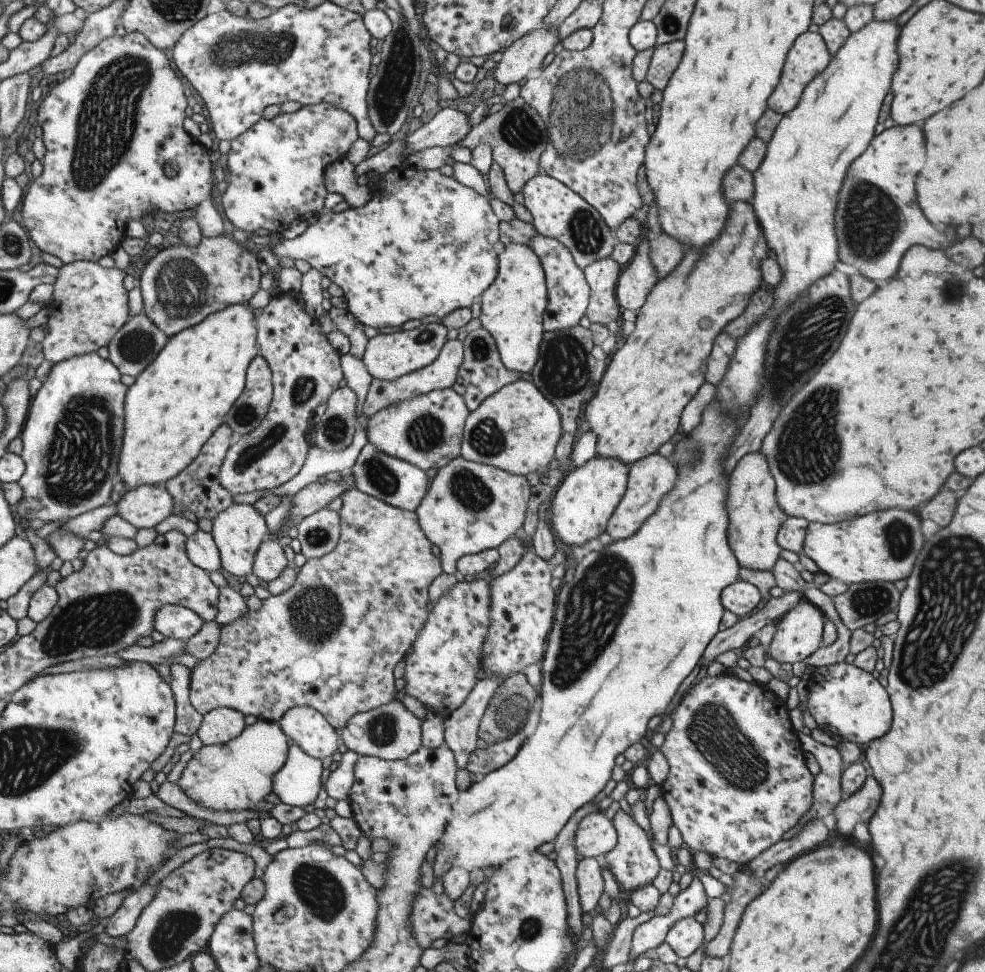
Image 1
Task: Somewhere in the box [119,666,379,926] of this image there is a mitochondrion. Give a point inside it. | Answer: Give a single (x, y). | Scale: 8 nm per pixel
(320, 891)

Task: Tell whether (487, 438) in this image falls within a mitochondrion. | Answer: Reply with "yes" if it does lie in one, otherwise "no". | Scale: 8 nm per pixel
yes

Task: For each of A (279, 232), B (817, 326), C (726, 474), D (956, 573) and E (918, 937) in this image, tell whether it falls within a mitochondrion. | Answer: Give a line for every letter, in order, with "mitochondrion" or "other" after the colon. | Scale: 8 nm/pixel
A: other
B: mitochondrion
C: other
D: mitochondrion
E: mitochondrion

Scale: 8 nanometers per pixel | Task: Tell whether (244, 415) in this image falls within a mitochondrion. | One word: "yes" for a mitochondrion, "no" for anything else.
yes

